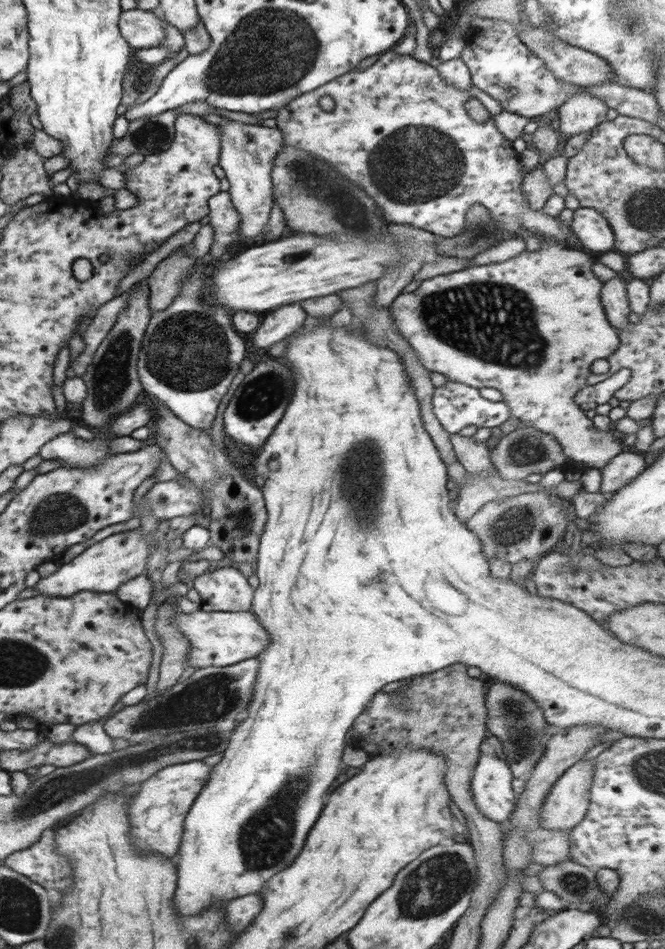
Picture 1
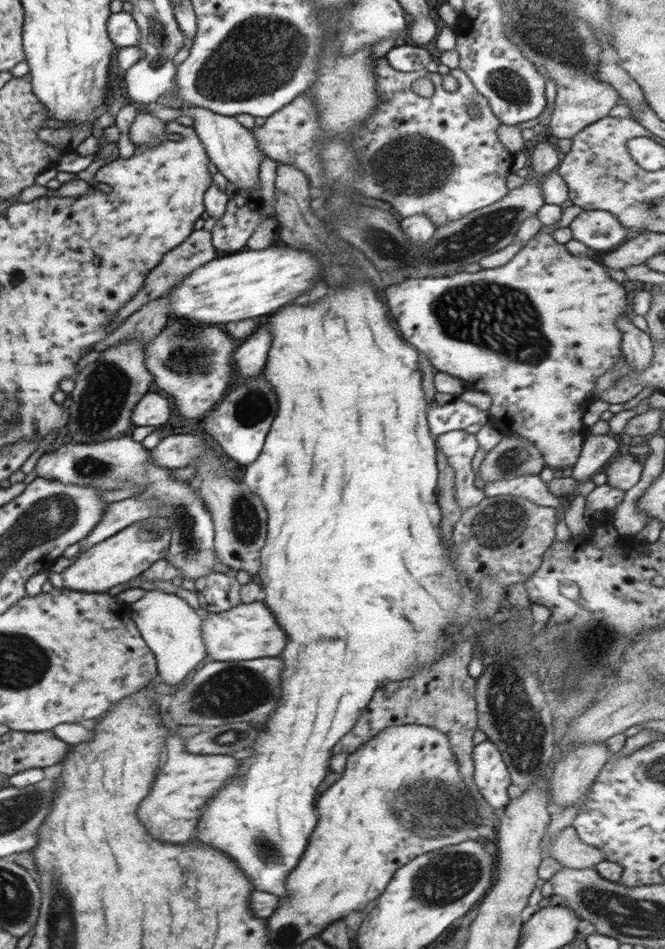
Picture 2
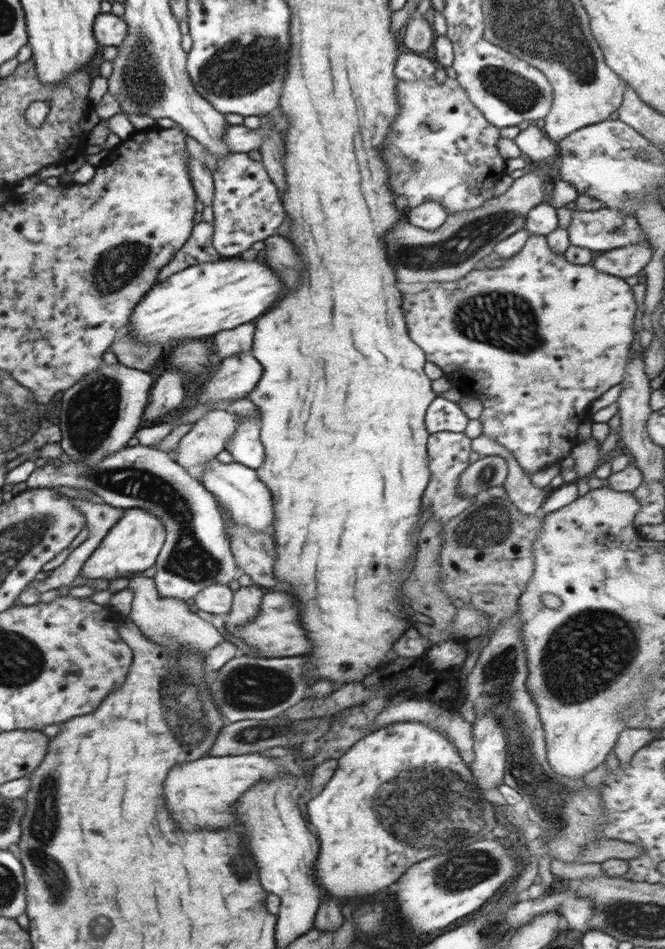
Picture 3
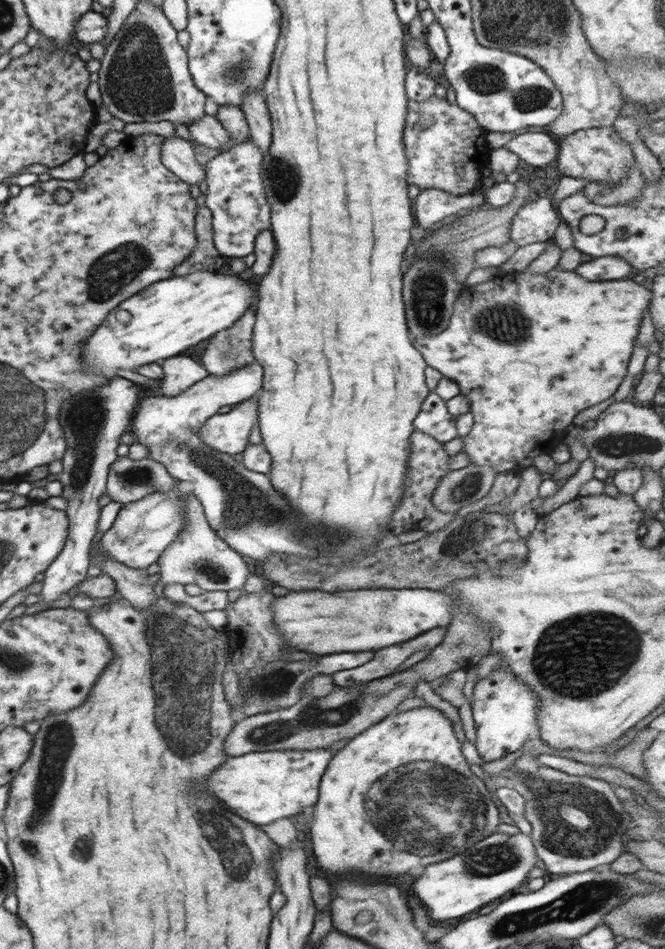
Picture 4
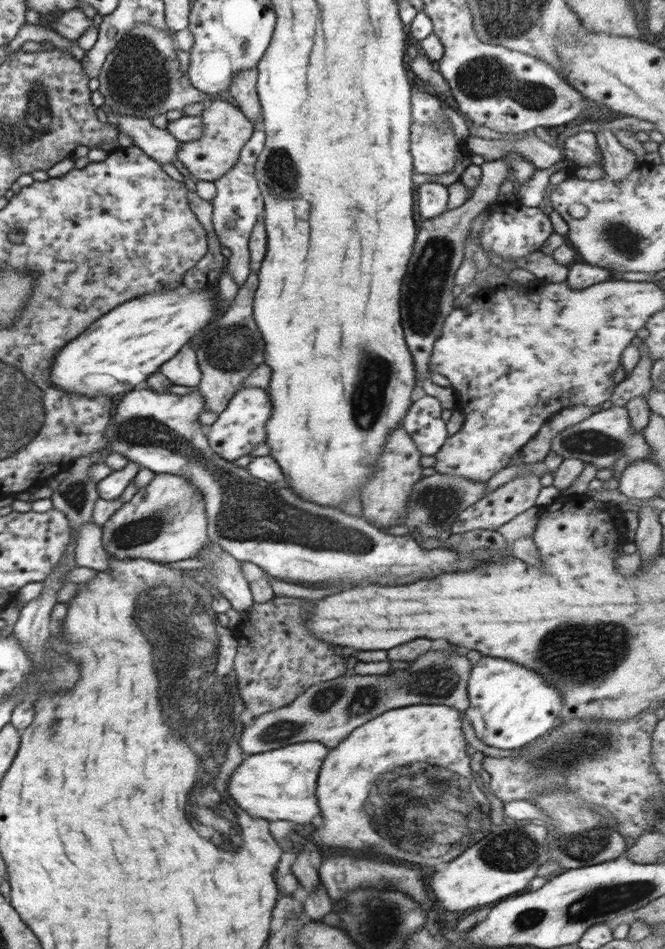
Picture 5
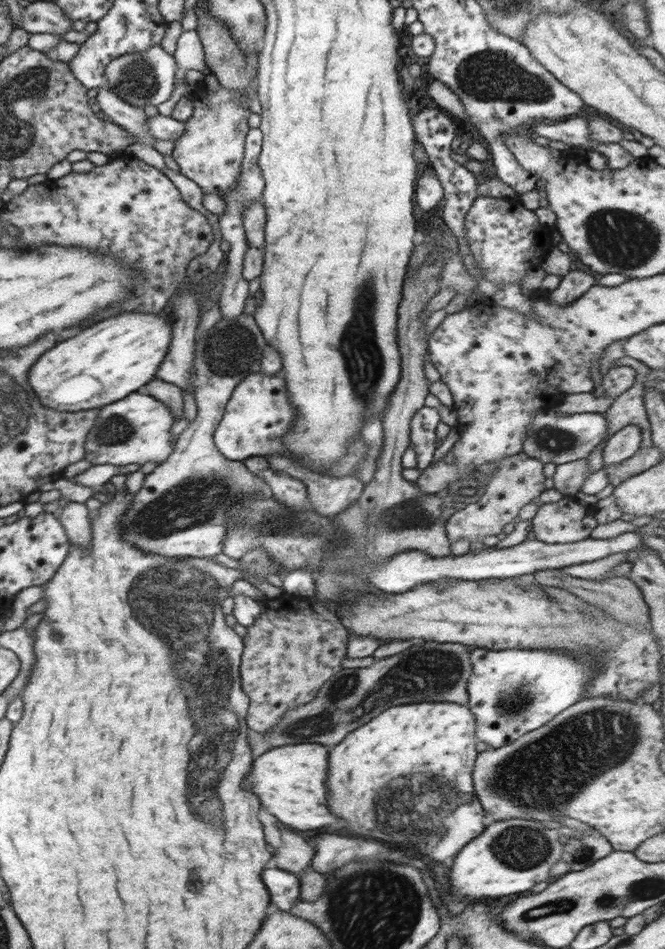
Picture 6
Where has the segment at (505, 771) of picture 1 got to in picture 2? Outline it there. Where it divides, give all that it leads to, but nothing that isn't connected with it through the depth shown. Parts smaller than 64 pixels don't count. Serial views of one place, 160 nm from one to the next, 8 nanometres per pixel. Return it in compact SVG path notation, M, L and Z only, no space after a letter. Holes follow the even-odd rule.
M487 738L473 748L472 757L474 762L473 780L477 789L492 808L500 813L511 800L506 790L512 783L501 752Z

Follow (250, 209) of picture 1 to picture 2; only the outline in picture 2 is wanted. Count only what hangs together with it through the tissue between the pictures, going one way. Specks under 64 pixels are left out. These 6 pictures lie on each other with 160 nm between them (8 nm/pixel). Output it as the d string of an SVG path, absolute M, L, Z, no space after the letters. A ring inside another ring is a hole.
M174 101L171 107L182 110L186 116L192 118L194 121L192 127L198 139L202 141L207 157L230 182L233 182L239 189L260 191L258 172L260 163L266 156L259 149L260 143L252 135L252 130L238 123L234 117L219 115L207 108L197 107L187 102Z

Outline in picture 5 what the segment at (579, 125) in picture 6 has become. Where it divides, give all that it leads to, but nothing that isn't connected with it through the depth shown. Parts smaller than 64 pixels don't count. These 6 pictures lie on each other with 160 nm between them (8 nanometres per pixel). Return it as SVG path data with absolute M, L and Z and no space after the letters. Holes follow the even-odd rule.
M579 130L570 136L566 139L564 151L564 157L573 162L572 170L576 167L602 166L602 151L598 147L597 134L592 131Z

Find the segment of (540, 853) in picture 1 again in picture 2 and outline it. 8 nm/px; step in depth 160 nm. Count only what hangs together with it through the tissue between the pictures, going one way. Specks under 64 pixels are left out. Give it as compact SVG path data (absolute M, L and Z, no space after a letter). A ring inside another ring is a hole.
M573 825L566 827L550 842L546 857L551 856L564 867L590 868L605 860L603 850L587 845L578 835Z

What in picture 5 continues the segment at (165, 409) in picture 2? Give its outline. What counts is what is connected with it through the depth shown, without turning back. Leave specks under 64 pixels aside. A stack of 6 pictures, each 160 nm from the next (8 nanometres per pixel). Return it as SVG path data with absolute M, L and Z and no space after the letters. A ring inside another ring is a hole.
M189 342L182 346L169 361L164 362L159 371L178 386L197 387L202 378L196 352Z

